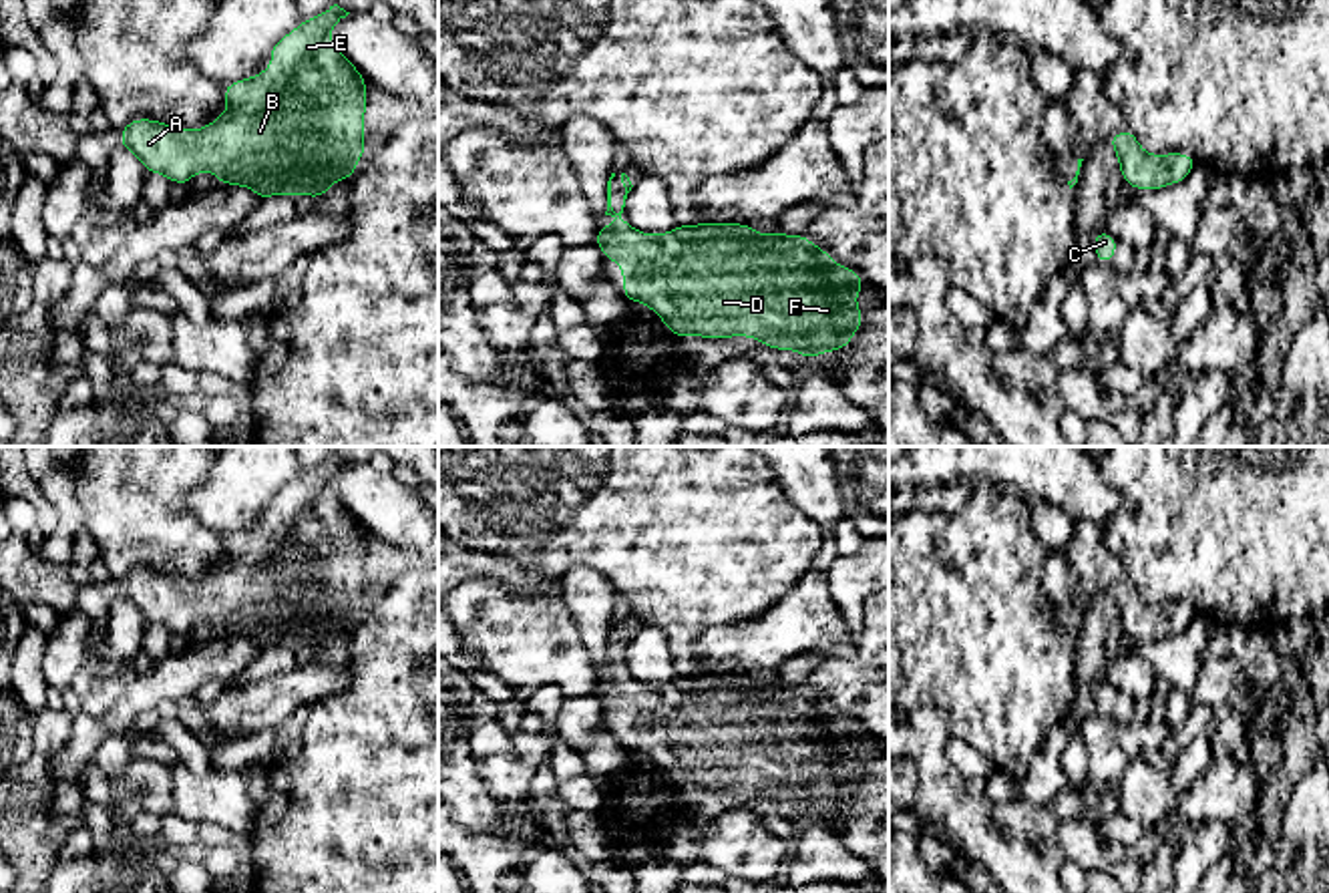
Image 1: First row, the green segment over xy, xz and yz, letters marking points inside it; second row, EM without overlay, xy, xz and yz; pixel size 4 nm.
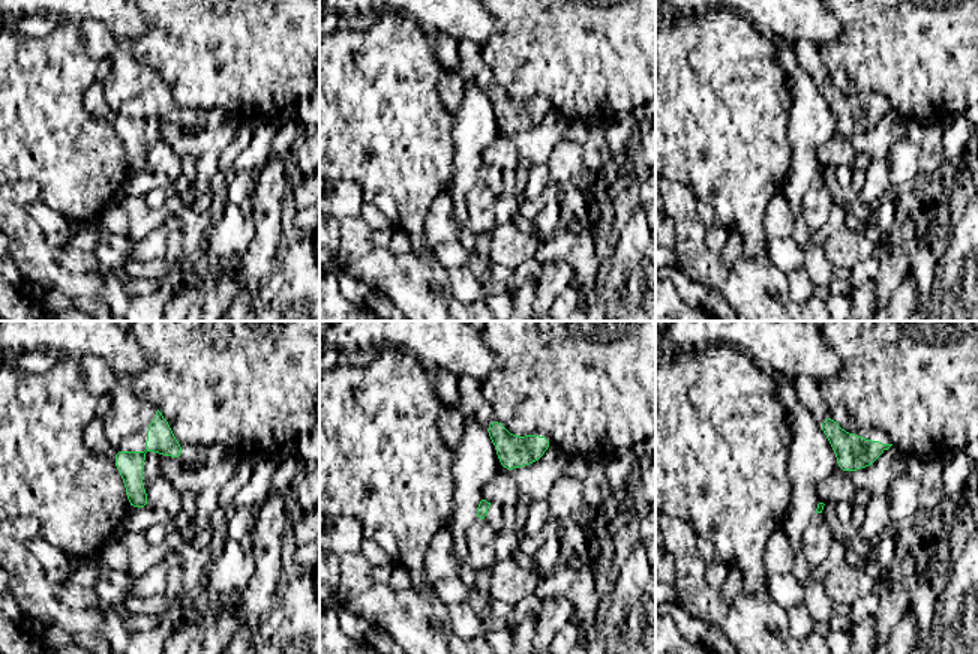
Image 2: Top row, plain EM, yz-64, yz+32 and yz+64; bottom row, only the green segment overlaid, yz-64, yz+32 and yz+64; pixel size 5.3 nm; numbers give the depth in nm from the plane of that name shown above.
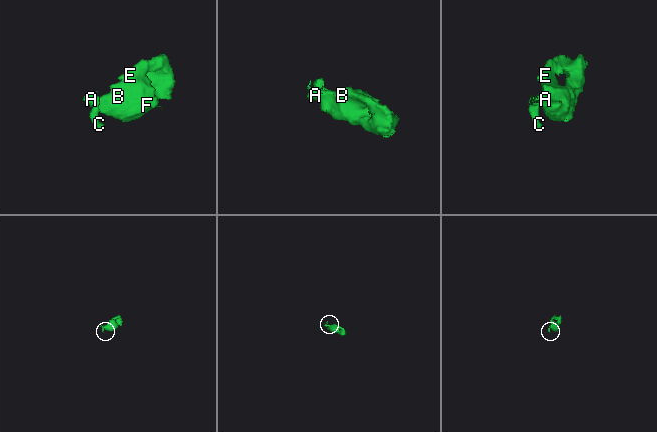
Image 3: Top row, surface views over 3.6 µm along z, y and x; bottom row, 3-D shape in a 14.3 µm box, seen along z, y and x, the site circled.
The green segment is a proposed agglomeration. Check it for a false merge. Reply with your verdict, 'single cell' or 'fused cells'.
single cell

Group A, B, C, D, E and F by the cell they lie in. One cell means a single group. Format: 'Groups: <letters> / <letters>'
Groups: A B C D E F

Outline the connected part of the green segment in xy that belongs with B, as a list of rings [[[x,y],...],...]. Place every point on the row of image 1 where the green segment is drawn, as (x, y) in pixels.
[[[338,4],[306,18],[279,38],[263,72],[225,84],[227,111],[203,129],[175,129],[163,121],[135,119],[121,129],[129,149],[147,173],[187,185],[199,171],[215,173],[221,185],[241,185],[263,201],[269,195],[312,195],[316,201],[340,179],[356,173],[366,145],[366,78],[330,40],[330,30],[350,12]]]

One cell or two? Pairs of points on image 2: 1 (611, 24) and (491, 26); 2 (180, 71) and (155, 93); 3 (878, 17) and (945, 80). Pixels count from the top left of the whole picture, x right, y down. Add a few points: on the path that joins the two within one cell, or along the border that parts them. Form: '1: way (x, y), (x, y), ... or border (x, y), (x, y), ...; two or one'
1: border (494, 15), (500, 30), (480, 45); two
2: border (137, 62), (150, 66), (161, 77), (182, 110); two
3: way (894, 29), (929, 63); one

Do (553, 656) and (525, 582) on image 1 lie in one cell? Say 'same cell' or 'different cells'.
different cells

